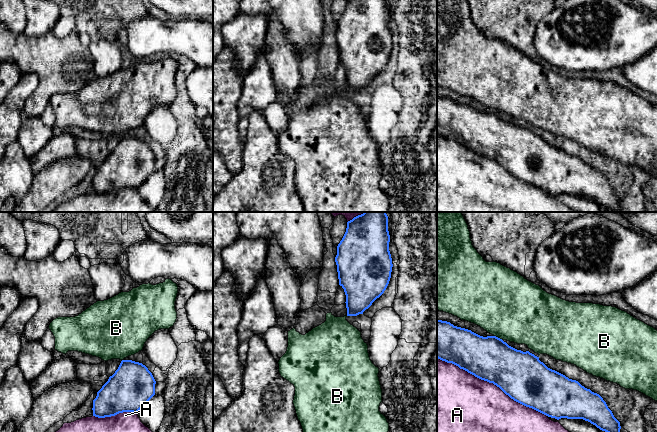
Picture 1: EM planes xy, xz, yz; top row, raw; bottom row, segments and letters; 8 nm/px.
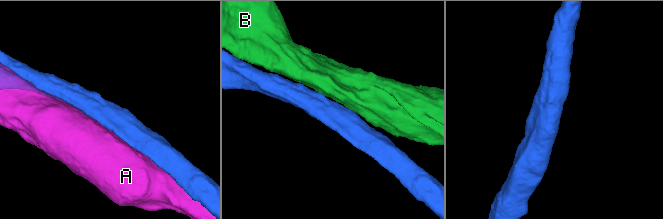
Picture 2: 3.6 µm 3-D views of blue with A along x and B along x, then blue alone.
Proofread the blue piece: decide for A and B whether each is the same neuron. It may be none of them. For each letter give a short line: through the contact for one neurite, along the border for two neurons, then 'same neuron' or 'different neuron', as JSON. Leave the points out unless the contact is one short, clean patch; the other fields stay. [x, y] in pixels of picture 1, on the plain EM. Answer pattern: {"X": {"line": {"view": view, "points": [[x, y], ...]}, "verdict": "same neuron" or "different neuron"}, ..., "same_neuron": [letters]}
{"A": {"verdict": "different neuron"}, "B": {"verdict": "same neuron"}, "same_neuron": ["B"]}

